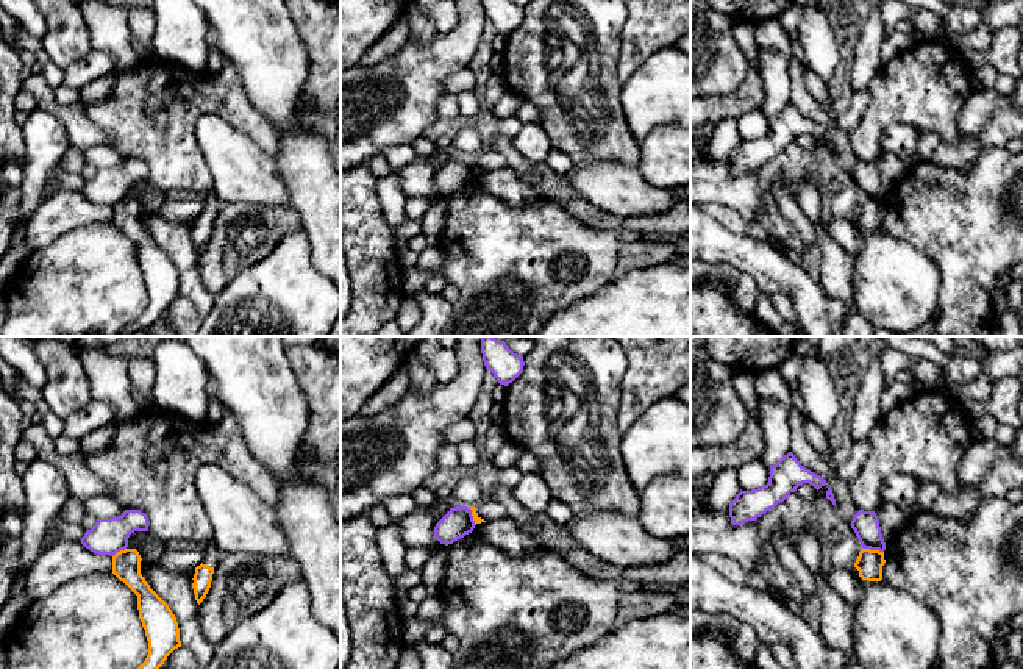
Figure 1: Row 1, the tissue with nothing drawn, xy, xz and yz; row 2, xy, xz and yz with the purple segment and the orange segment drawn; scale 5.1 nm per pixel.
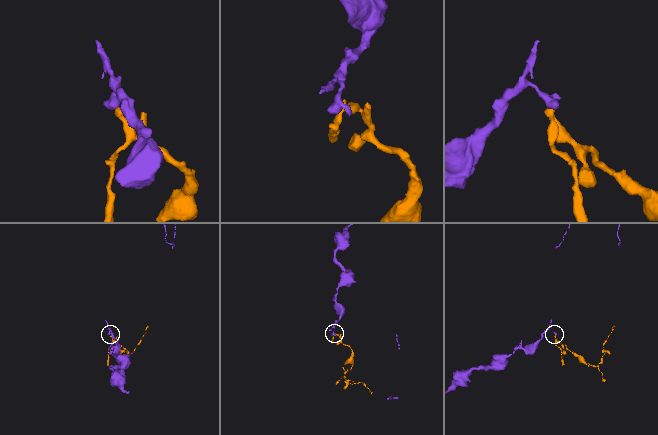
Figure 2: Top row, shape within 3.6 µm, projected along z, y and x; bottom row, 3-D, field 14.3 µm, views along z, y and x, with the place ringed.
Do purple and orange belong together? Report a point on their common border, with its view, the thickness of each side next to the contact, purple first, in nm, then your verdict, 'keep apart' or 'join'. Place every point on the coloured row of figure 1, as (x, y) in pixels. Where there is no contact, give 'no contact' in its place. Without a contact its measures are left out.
yz (873, 549) | 140/140 nm | keep apart

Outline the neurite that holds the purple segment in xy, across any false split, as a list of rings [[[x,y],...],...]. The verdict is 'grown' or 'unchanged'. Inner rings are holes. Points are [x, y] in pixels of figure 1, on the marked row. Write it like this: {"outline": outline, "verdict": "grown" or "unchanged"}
{"outline": [[[125,510],[119,517],[97,519],[84,533],[81,544],[94,553],[114,556],[128,547],[134,531],[148,531],[150,521],[141,510]]], "verdict": "unchanged"}

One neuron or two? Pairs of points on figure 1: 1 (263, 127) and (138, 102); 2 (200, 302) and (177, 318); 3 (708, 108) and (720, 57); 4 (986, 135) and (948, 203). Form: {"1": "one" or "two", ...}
{"1": "one", "2": "two", "3": "two", "4": "two"}

